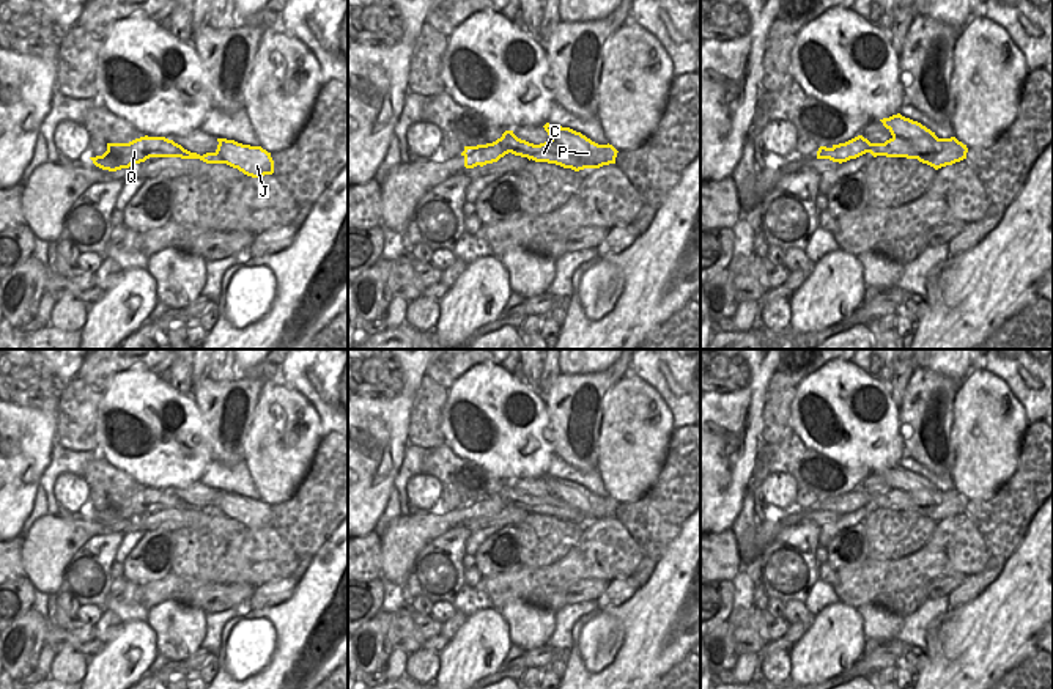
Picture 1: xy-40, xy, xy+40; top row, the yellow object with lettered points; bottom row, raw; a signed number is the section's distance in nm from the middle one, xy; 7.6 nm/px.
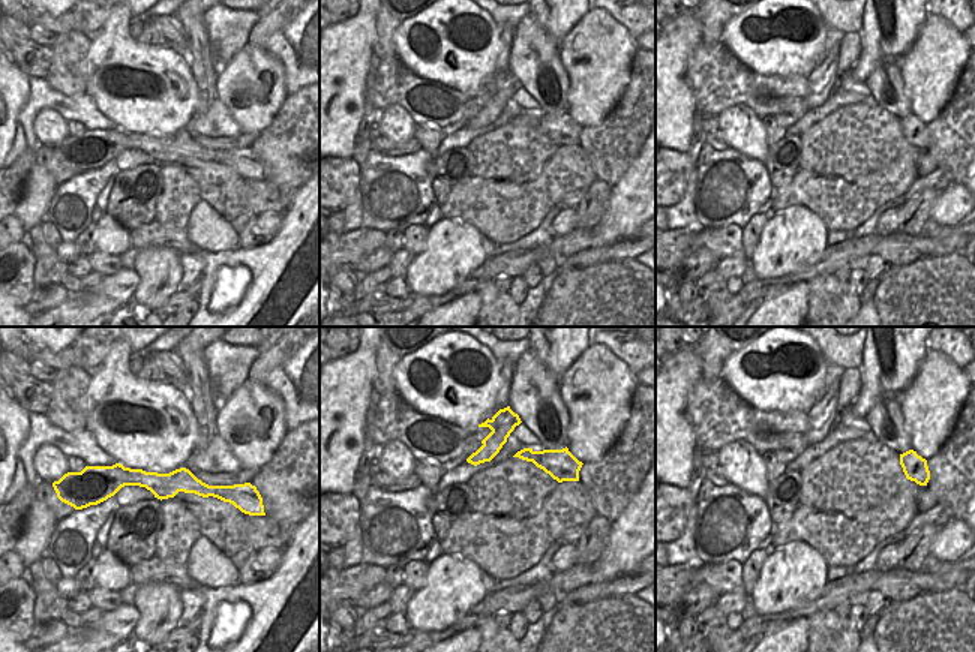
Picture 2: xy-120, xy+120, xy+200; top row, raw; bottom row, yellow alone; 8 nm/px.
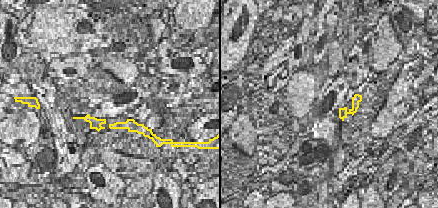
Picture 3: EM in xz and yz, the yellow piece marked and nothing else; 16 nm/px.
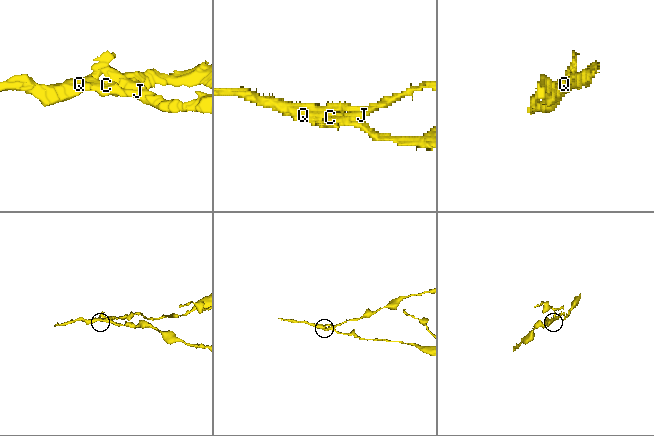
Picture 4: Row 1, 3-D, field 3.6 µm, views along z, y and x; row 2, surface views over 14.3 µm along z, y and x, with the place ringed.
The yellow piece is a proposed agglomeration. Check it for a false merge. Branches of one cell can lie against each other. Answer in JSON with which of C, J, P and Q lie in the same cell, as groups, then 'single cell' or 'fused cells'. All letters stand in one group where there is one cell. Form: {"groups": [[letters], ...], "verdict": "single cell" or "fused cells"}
{"groups": [["C", "Q"], ["J", "P"]], "verdict": "fused cells"}

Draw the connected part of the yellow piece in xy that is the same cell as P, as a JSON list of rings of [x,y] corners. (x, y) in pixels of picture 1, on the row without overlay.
[[[549,475],[543,480],[551,494],[567,502],[567,516],[563,521],[579,524],[584,521],[600,521],[603,518],[615,516],[619,503],[612,497],[598,497],[570,480],[552,478]]]

